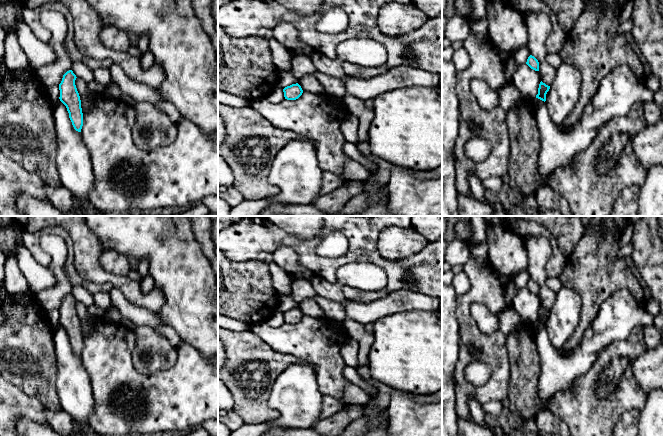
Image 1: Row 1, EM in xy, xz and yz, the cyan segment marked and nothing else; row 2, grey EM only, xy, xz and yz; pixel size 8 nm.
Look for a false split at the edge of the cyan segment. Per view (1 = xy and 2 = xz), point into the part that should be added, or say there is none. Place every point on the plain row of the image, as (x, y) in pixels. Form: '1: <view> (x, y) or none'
1: none
2: none

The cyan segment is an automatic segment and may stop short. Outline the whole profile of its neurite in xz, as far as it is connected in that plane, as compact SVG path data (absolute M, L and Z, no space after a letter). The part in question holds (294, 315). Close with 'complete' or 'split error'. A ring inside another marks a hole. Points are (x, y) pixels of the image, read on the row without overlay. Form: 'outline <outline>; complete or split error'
outline M296 307L296 308L292 308L290 310L285 311L283 313L283 316L284 316L285 323L296 324L302 319L303 314L301 310L298 307Z; complete

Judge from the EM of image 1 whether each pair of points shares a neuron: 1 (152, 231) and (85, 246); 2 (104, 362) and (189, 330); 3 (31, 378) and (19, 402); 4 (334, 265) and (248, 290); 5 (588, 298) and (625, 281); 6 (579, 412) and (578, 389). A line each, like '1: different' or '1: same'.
1: different
2: different
3: different
4: different
5: same
6: same

